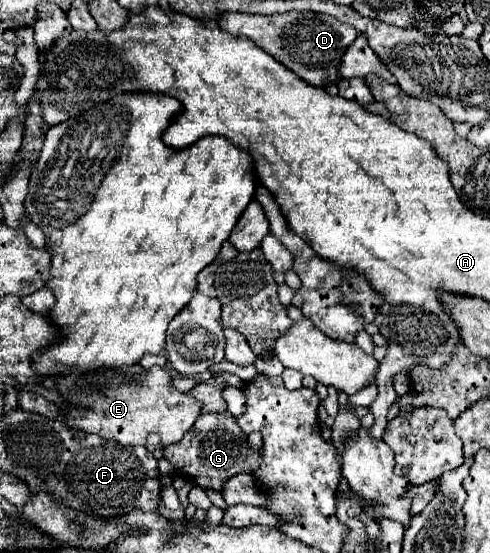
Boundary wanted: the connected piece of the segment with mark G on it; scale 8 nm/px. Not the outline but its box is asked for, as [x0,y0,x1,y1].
[164,411,262,491]

